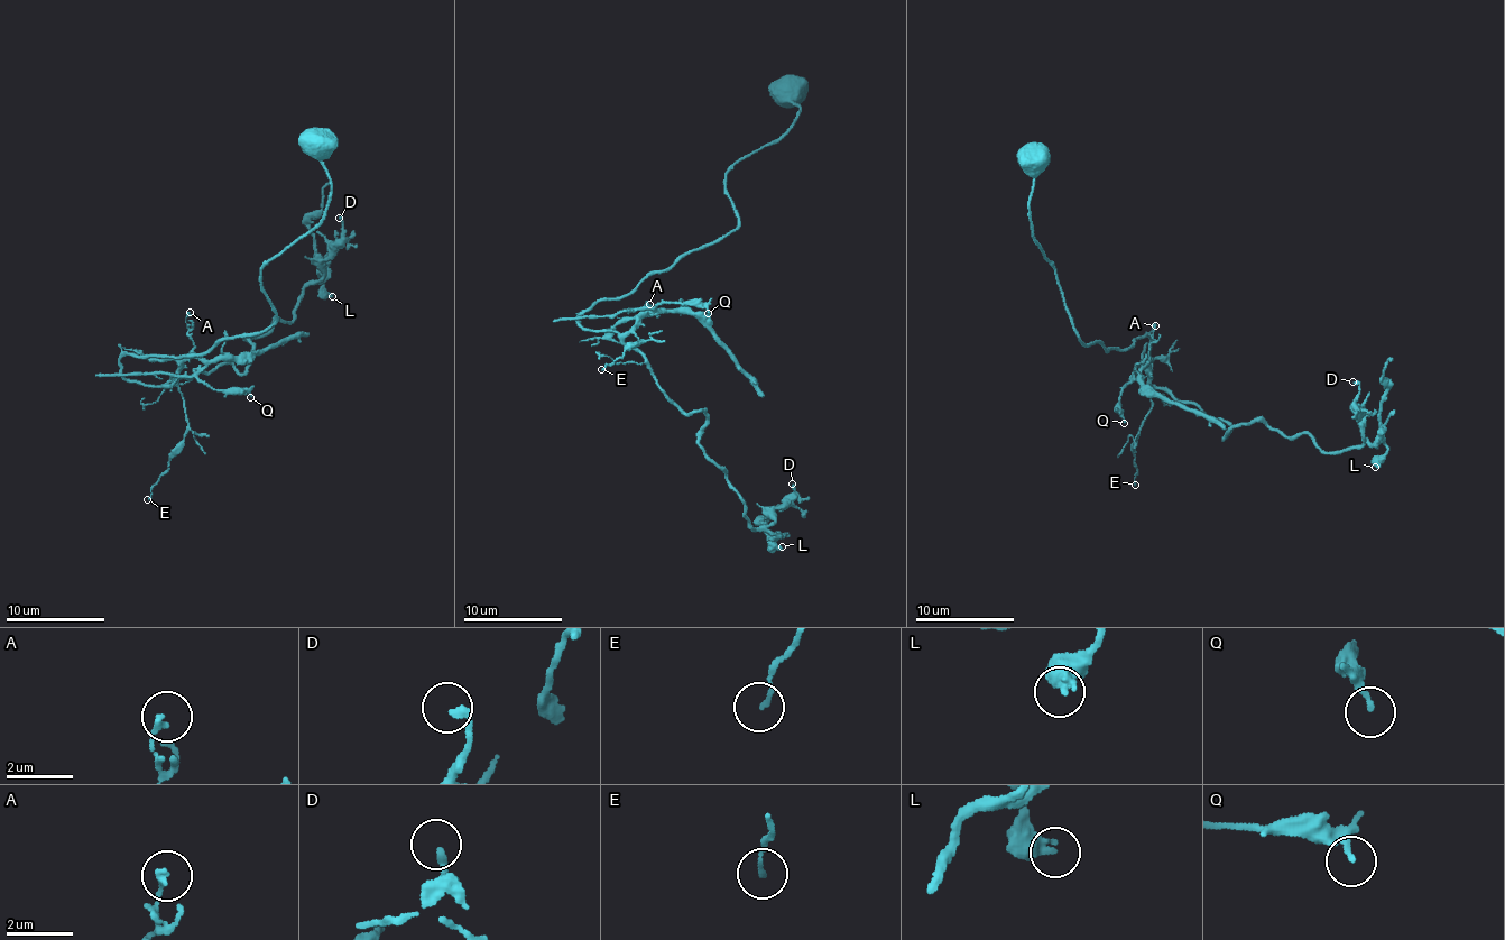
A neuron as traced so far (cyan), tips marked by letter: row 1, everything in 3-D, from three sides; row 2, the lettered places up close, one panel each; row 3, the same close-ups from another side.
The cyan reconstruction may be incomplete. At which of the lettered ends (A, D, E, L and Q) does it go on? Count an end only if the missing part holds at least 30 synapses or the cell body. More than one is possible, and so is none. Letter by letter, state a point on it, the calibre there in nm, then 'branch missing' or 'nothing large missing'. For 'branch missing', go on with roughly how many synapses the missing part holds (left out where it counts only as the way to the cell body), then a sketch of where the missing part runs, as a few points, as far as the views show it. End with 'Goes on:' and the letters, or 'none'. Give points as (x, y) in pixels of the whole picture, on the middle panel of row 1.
A: at (649, 304); 150 nm thick; nothing large missing
D: at (792, 484); 240 nm thick; nothing large missing
E: at (601, 369); 110 nm thick; nothing large missing
L: at (782, 546); 440 nm thick; nothing large missing
Q: at (708, 313); 170 nm thick; nothing large missing
Goes on: none

